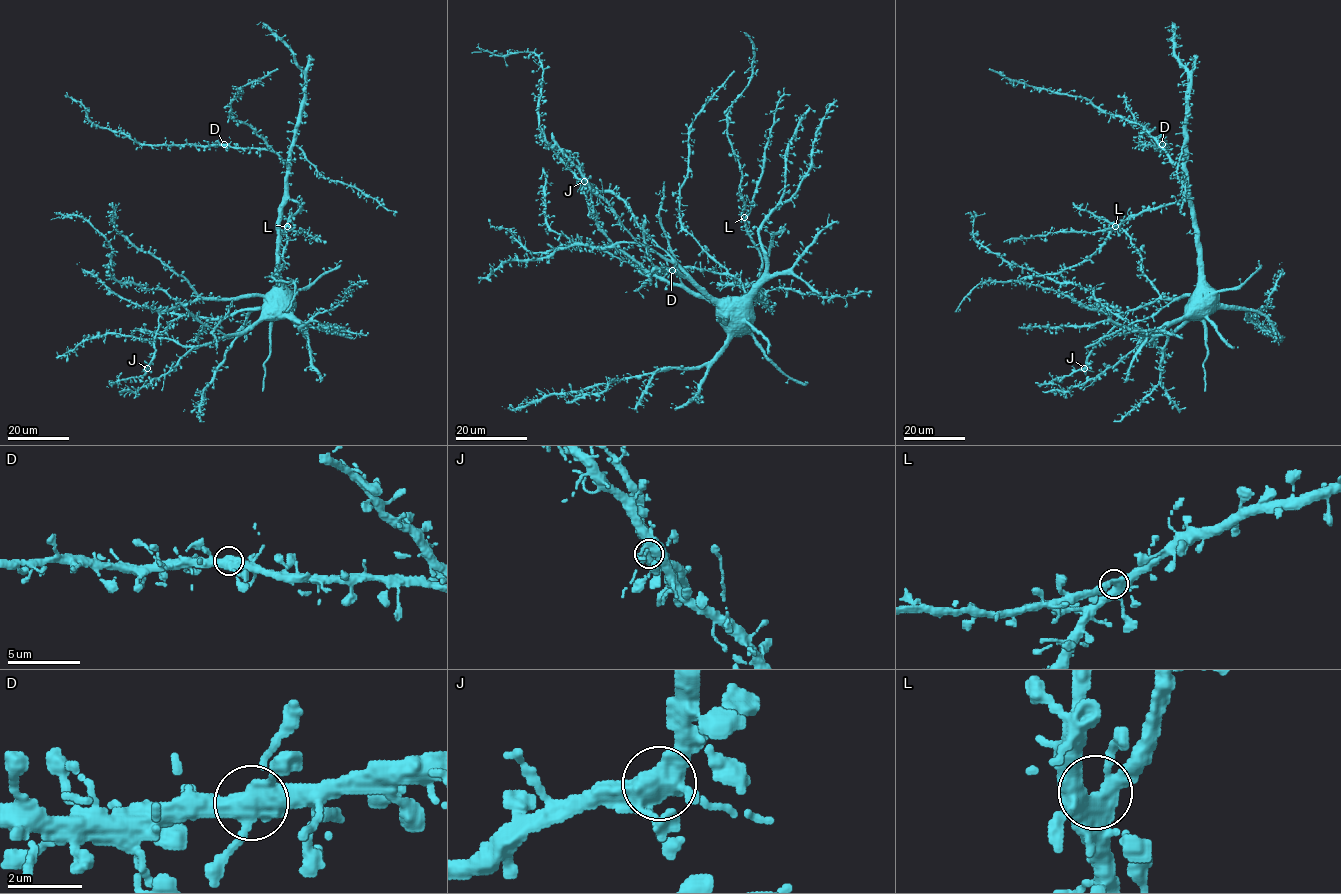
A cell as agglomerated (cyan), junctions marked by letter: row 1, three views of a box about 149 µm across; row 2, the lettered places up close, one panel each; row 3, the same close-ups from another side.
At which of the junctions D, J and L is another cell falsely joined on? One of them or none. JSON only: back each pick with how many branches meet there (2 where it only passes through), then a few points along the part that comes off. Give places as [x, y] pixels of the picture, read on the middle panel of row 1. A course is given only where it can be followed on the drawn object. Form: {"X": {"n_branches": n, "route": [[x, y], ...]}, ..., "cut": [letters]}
{"cut": []}

